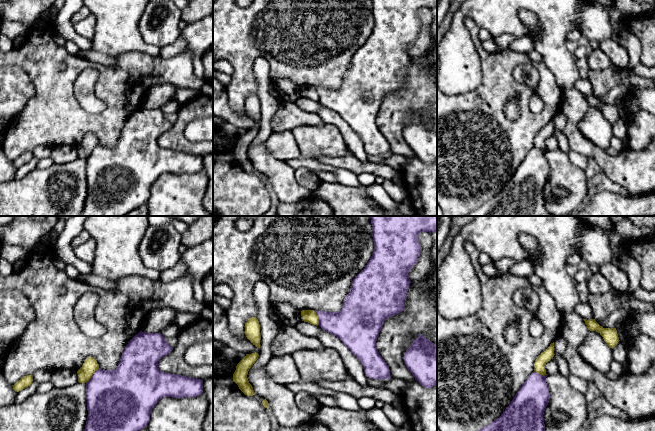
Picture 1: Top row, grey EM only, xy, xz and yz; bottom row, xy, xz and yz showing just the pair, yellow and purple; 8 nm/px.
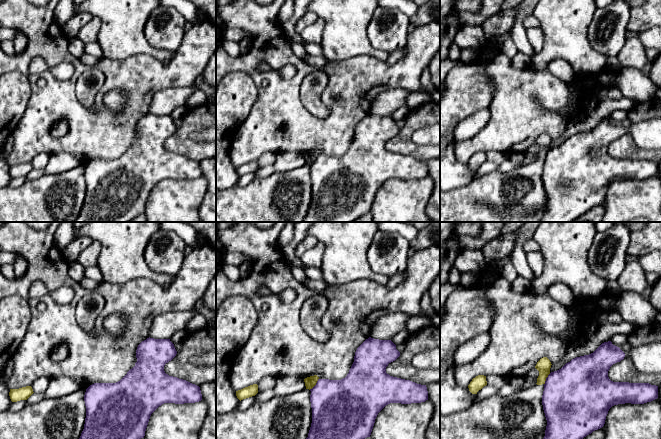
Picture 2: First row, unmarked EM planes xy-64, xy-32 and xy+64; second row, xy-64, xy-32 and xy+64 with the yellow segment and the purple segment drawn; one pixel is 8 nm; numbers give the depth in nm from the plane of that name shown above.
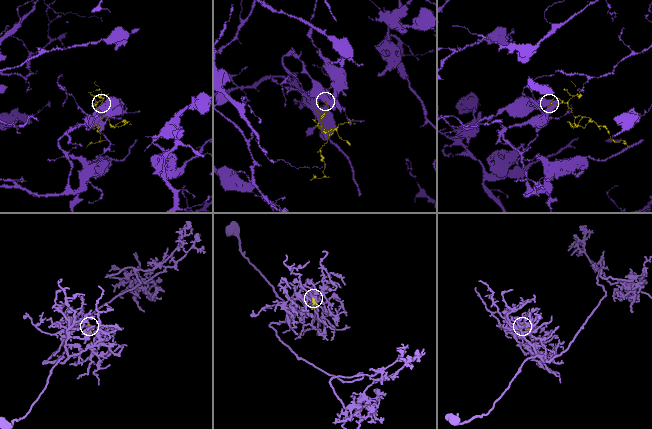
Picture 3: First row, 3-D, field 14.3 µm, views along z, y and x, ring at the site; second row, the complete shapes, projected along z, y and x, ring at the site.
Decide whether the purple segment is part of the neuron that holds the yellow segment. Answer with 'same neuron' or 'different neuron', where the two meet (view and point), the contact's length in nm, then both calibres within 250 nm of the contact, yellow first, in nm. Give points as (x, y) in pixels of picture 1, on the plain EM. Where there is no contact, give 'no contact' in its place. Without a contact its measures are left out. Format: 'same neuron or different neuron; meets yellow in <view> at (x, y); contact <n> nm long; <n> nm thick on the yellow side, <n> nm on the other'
different neuron; meets yellow in xy at (91, 152); contact 160 nm long; 120 nm thick on the yellow side, 440 nm on the other

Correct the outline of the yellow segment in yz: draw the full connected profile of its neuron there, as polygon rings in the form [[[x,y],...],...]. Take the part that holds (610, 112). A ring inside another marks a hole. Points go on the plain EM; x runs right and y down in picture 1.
[[[584,95],[584,97],[588,106],[598,108],[610,124],[613,125],[620,117],[616,104],[603,104],[595,97],[595,95]]]

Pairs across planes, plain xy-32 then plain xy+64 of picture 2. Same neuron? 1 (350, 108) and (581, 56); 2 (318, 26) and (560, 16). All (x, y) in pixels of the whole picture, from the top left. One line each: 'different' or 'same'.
1: different
2: different

